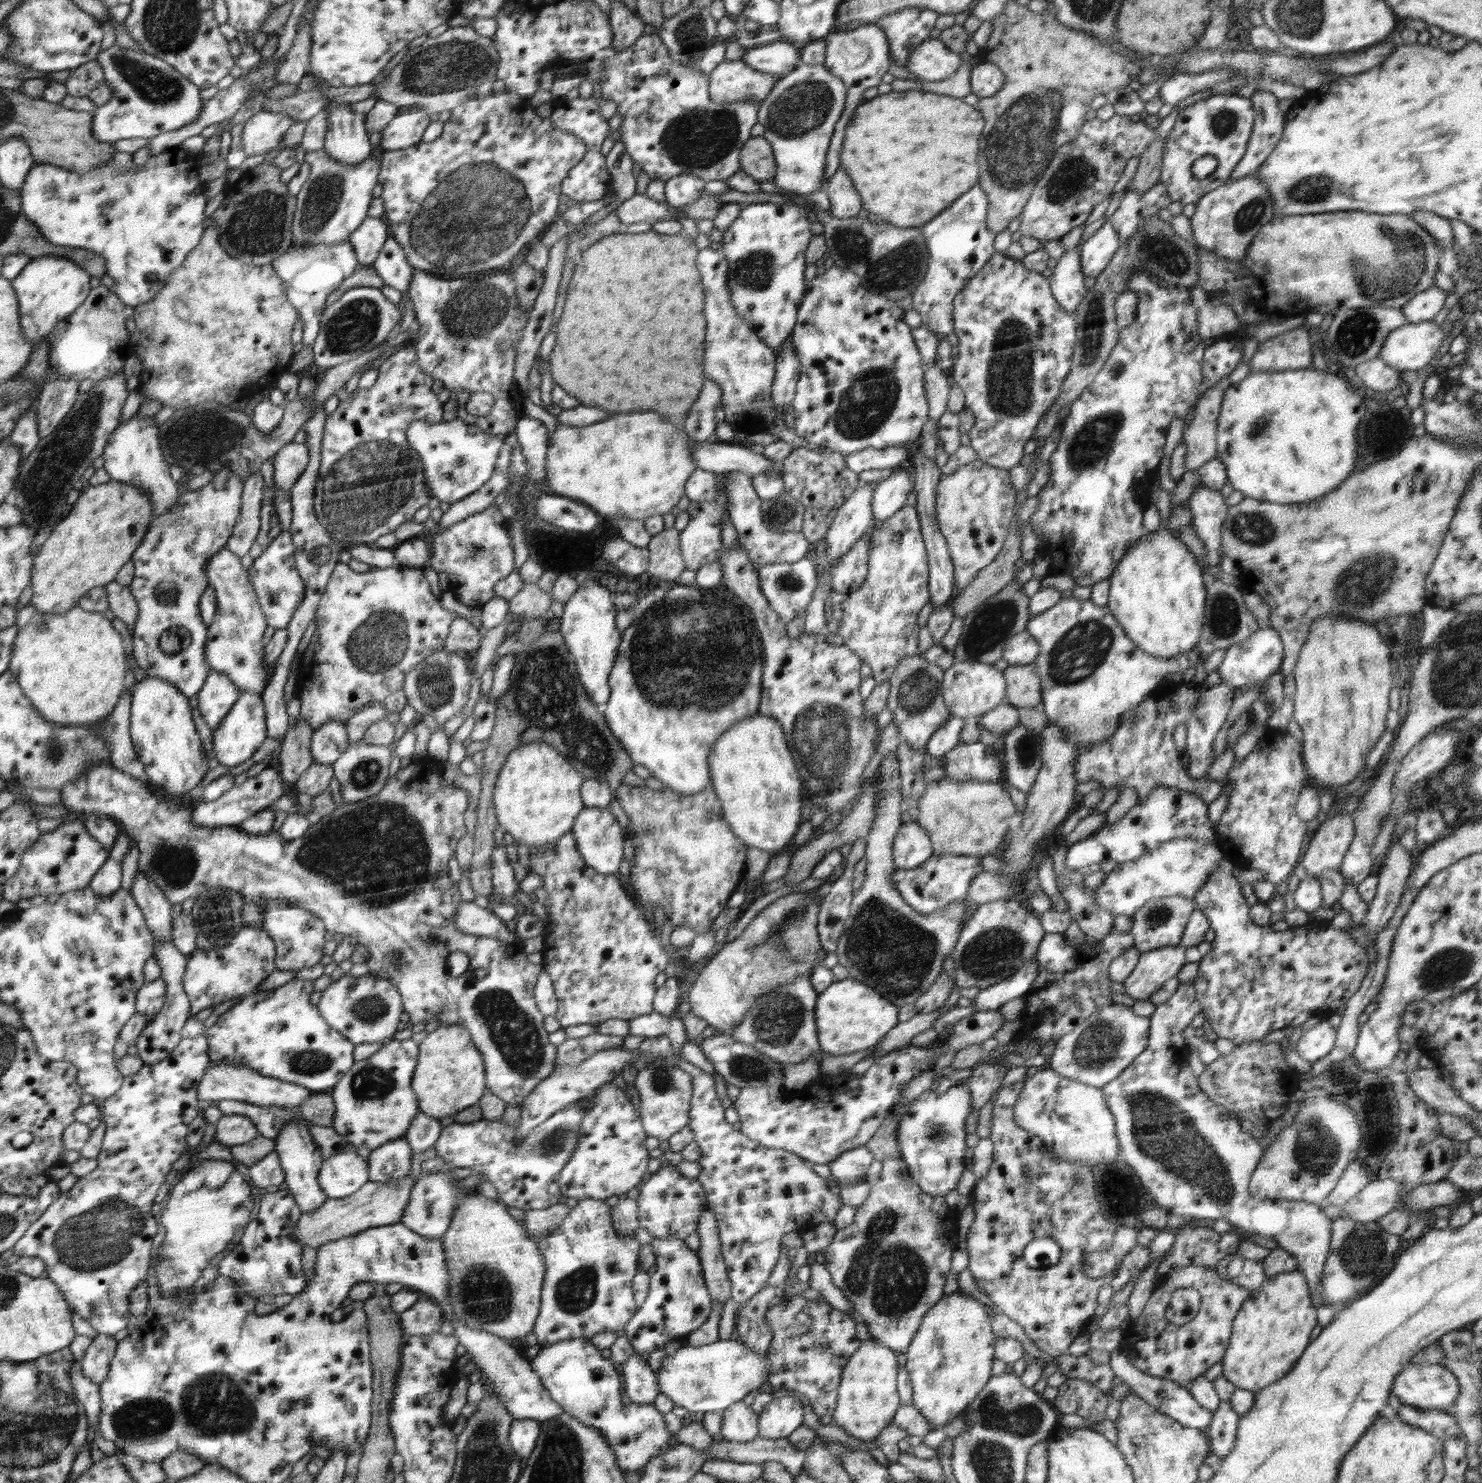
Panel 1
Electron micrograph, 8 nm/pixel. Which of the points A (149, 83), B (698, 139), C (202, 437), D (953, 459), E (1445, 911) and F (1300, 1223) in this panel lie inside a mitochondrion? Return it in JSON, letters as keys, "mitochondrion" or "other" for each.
{"A":"mitochondrion","B":"mitochondrion","C":"mitochondrion","D":"other","E":"other","F":"other"}

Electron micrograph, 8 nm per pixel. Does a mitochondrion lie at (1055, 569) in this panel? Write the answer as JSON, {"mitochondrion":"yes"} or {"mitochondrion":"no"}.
{"mitochondrion":"no"}

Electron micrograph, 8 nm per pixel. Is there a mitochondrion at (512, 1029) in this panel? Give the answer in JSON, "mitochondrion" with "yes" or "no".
{"mitochondrion":"yes"}

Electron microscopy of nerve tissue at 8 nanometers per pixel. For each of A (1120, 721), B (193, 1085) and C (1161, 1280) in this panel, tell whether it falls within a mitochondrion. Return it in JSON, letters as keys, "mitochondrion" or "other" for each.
{"A":"other","B":"other","C":"other"}

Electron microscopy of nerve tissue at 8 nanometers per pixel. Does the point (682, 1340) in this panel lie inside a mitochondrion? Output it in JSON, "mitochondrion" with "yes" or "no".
{"mitochondrion":"no"}

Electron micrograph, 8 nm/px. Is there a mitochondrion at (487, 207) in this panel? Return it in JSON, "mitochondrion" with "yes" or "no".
{"mitochondrion":"yes"}

